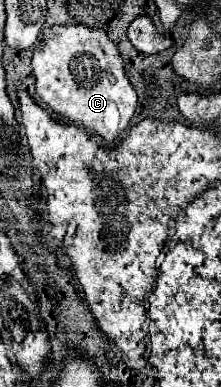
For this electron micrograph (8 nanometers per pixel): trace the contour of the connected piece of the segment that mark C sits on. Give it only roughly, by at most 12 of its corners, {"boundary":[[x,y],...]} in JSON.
{"boundary":[[47,27],[37,97],[77,127],[121,139],[137,109],[103,29]]}

